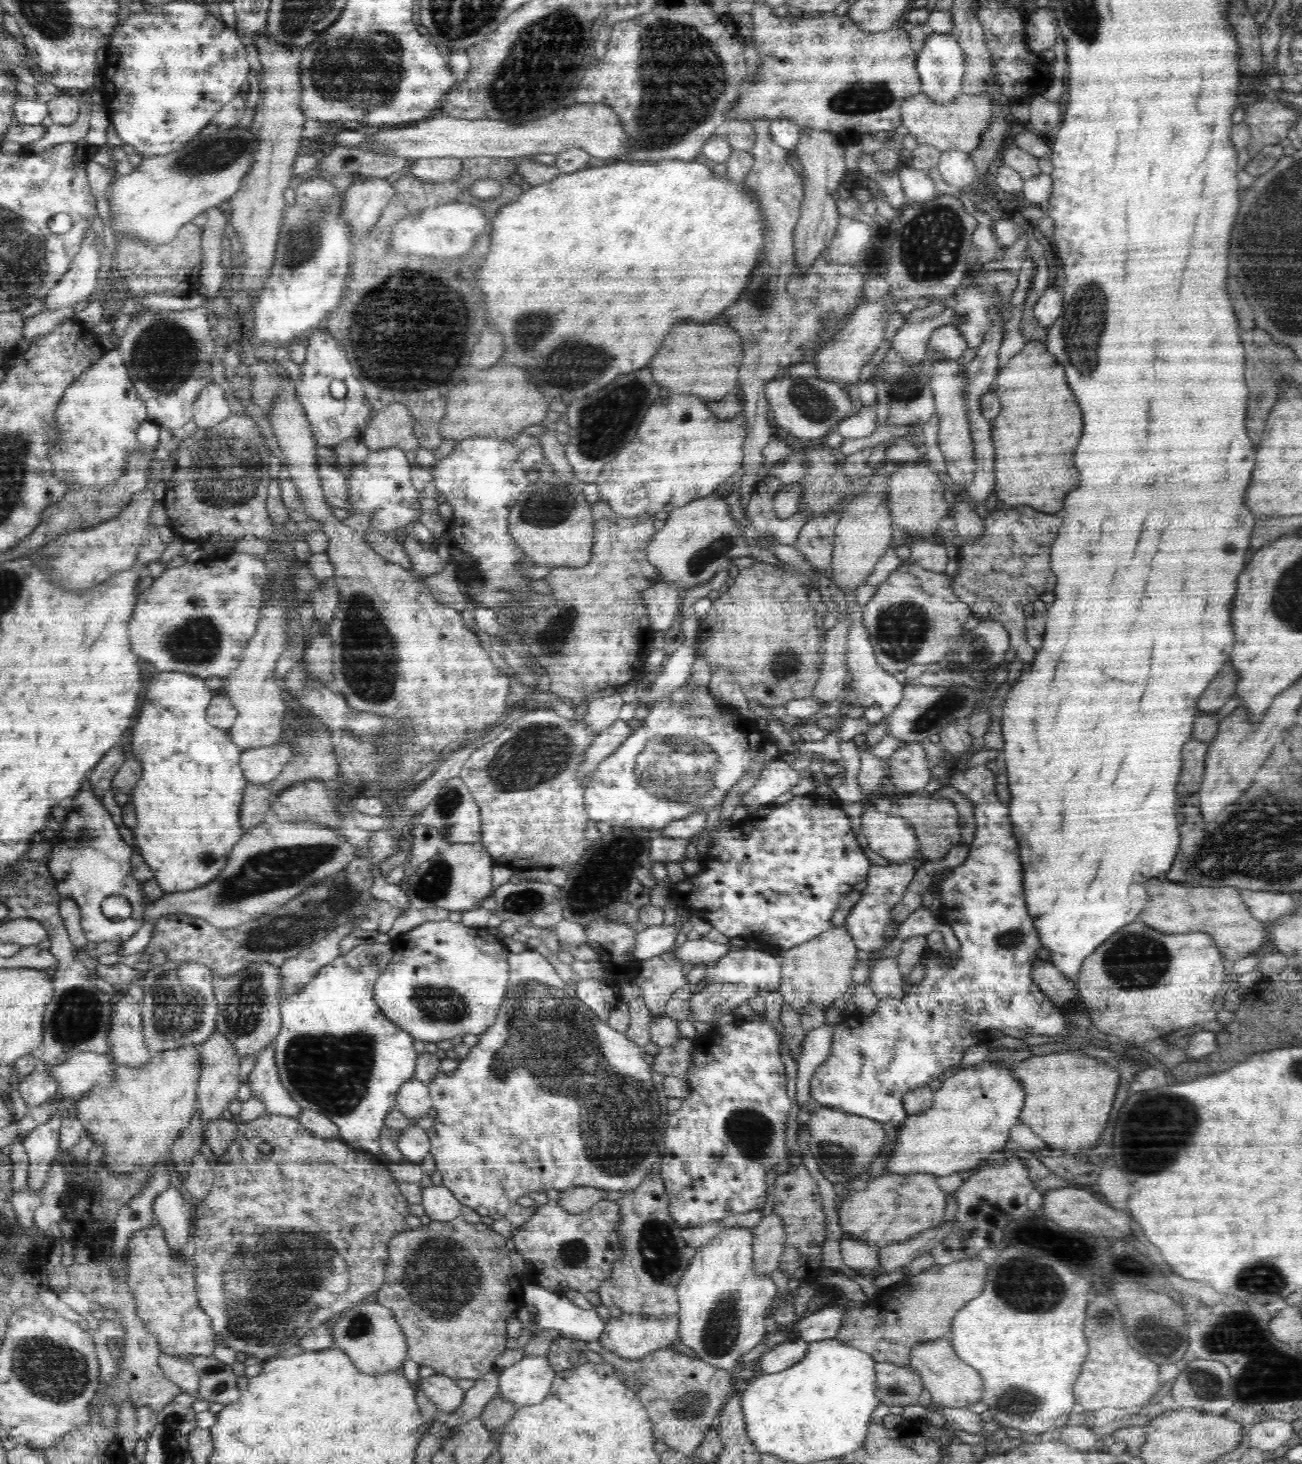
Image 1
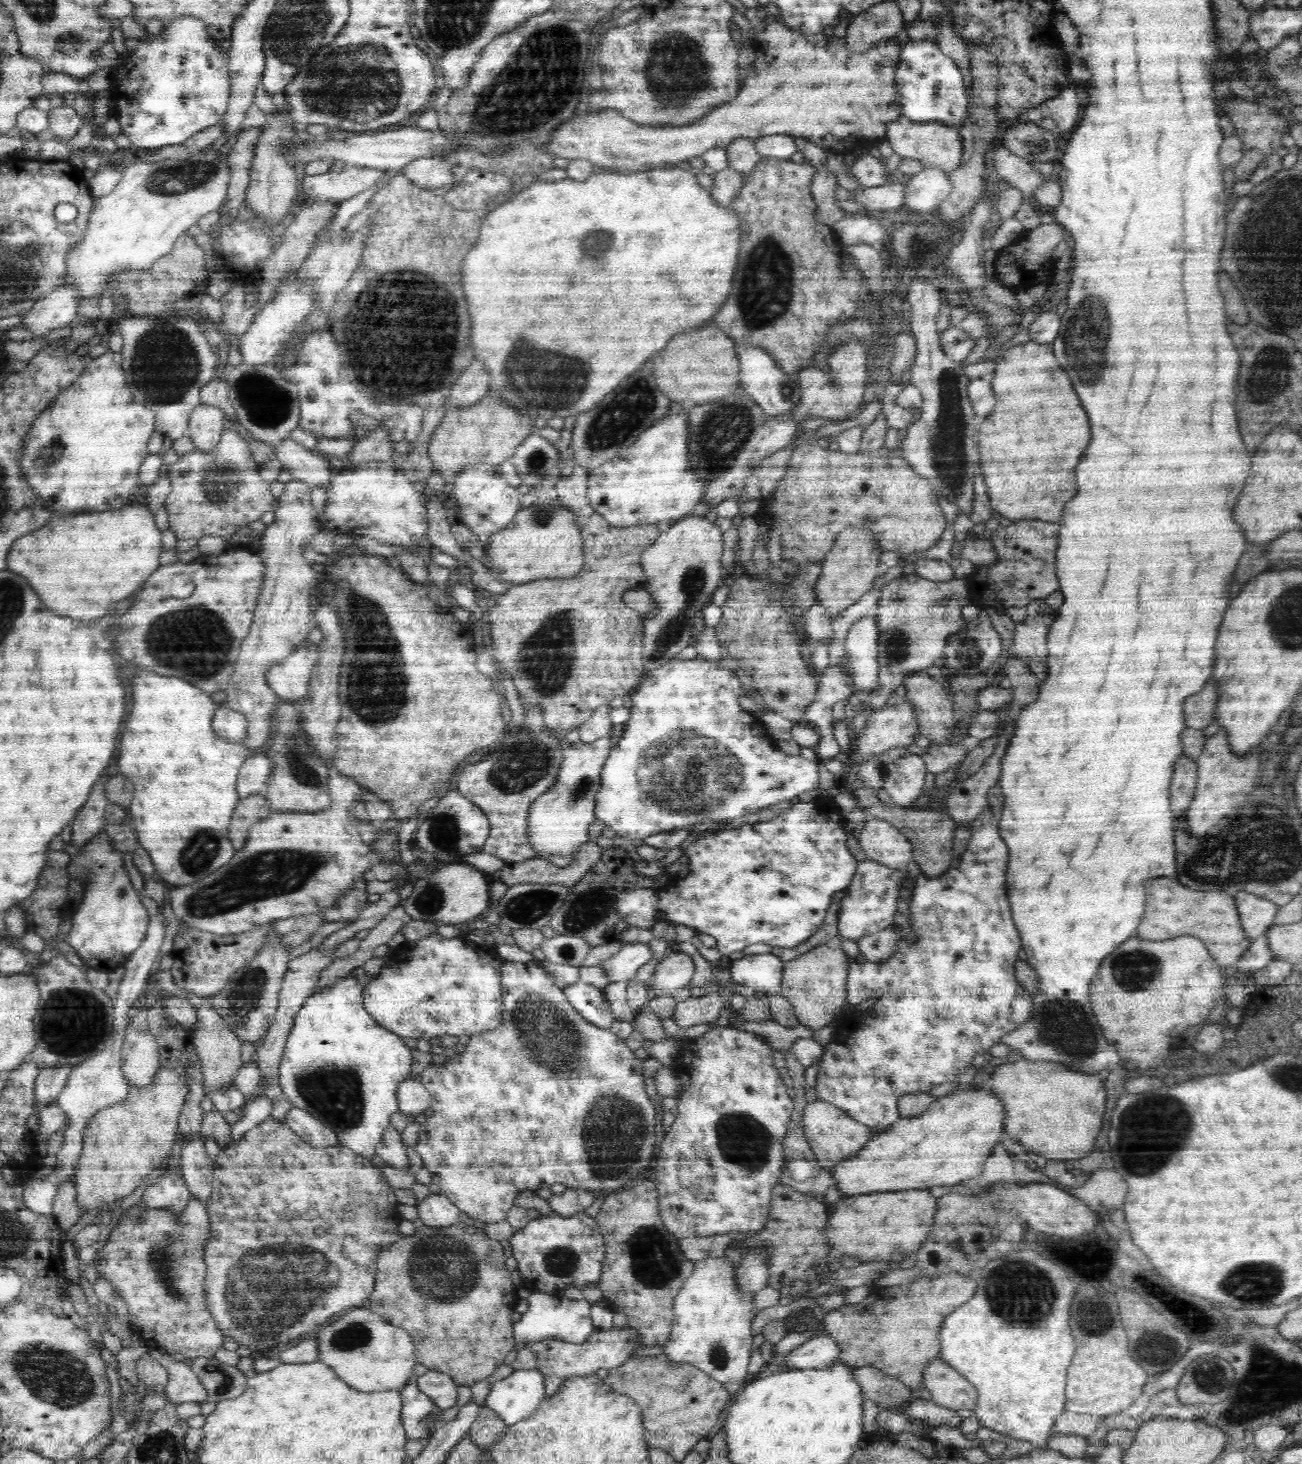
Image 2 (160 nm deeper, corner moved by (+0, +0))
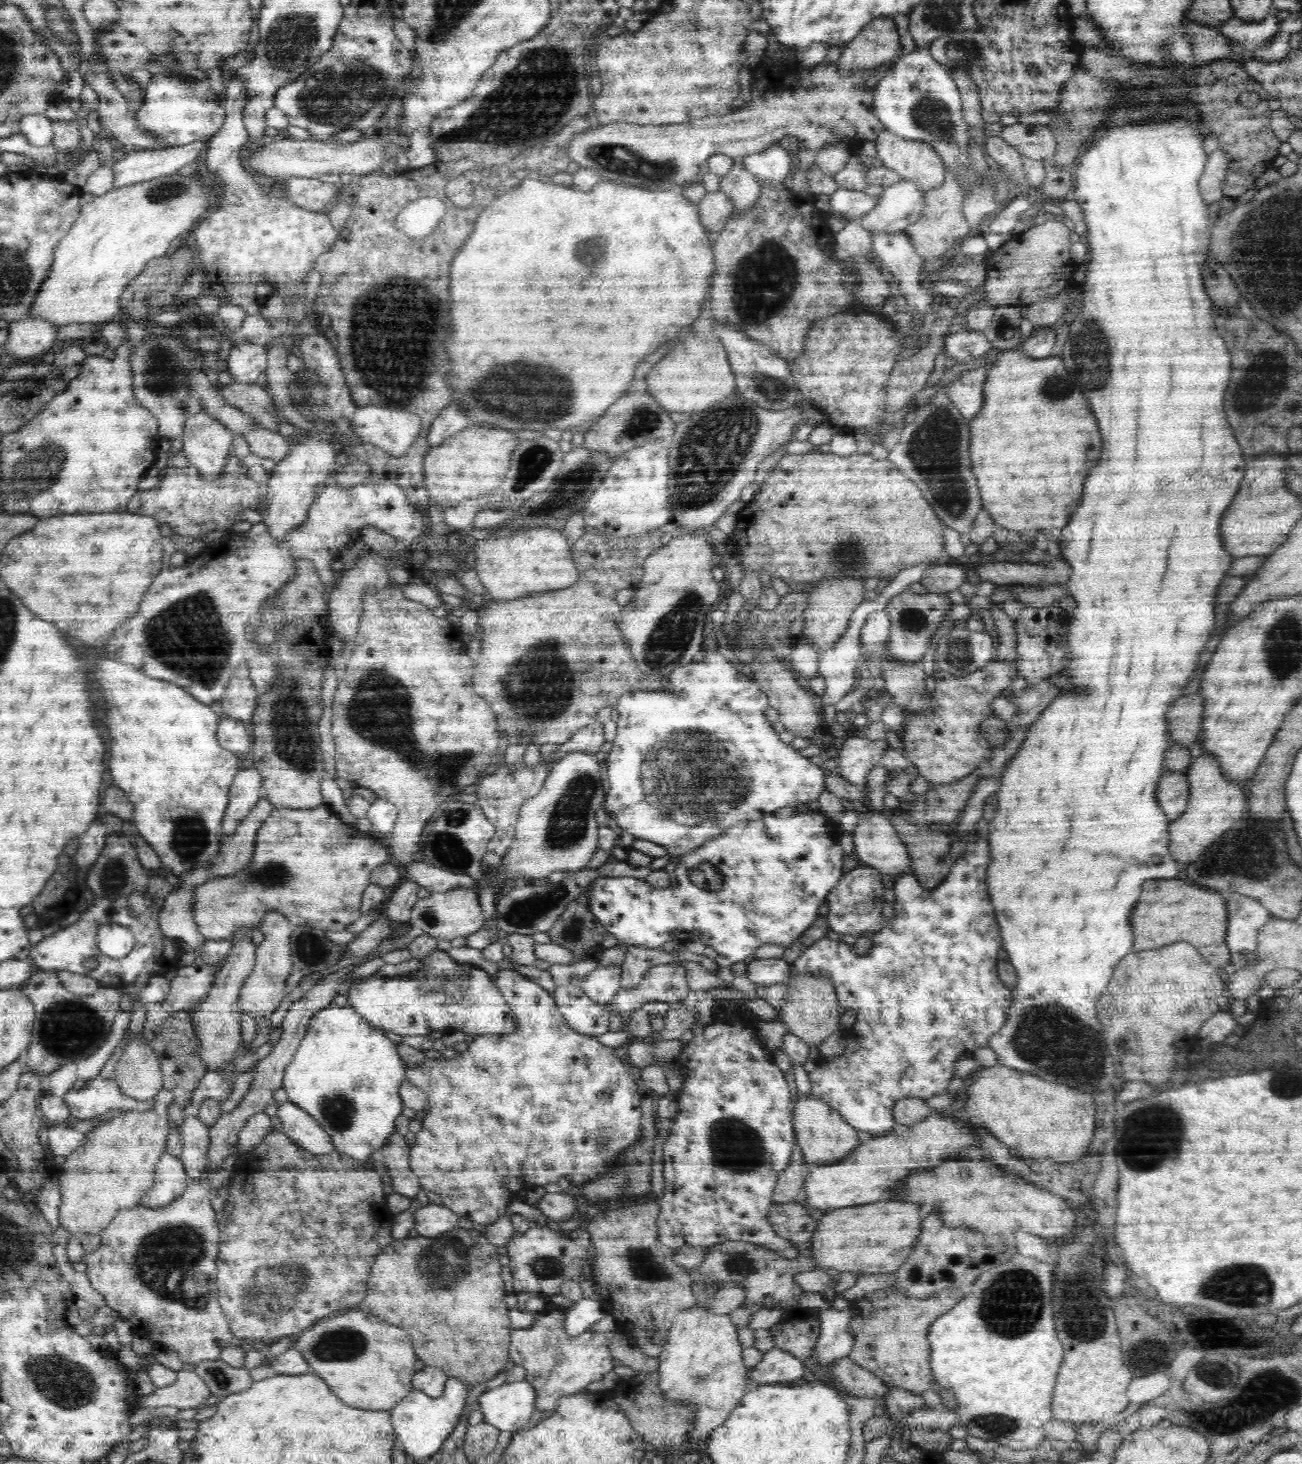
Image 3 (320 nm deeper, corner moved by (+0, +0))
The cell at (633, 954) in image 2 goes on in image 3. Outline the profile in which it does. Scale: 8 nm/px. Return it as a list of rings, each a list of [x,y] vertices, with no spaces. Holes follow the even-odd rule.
[[[622,966],[599,967],[582,978],[579,988],[592,1002],[605,1004],[610,1002],[621,988]]]

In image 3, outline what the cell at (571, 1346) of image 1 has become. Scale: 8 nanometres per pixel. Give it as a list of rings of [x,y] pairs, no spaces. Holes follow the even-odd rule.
[[[554,1308],[548,1314],[540,1313],[528,1328],[511,1330],[509,1360],[514,1366],[524,1368],[524,1379],[535,1389],[537,1417],[554,1410],[562,1396],[581,1392],[588,1384],[600,1380],[617,1364],[608,1349],[606,1333],[588,1329],[578,1336],[570,1336],[564,1331],[564,1316],[563,1308]]]

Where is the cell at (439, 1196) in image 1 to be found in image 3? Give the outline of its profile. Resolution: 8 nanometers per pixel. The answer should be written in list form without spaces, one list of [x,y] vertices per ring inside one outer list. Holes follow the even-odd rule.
[[[429,1203],[416,1210],[414,1220],[419,1236],[433,1238],[457,1228],[460,1216],[443,1204]]]

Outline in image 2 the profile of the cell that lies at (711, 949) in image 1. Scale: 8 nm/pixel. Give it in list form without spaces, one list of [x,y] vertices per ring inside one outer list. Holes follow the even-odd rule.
[[[669,952],[655,967],[648,983],[651,996],[672,995],[675,990],[690,985],[695,974],[690,955],[683,952]]]

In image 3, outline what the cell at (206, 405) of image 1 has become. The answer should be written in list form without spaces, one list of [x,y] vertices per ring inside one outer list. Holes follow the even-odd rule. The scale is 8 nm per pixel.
[[[201,411],[187,417],[183,433],[180,436],[184,454],[190,461],[190,465],[198,469],[198,473],[200,473],[200,477],[204,477],[204,481],[216,481],[227,464],[230,448],[233,448],[233,434],[230,430],[219,420],[214,420],[209,414]]]

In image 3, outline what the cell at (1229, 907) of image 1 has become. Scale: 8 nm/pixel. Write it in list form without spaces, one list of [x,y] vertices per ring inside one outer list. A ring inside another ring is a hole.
[[[1178,878],[1174,880],[1148,880],[1142,896],[1132,910],[1130,924],[1134,928],[1134,952],[1160,948],[1176,940],[1192,944],[1200,956],[1215,969],[1230,964],[1230,949],[1225,942],[1228,926],[1227,902],[1219,892],[1190,886]]]

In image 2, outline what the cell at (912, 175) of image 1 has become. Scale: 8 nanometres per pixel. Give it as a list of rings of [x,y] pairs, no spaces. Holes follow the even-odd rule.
[[[888,183],[877,187],[864,187],[852,193],[856,204],[864,206],[865,213],[894,210],[904,202],[904,183]]]

